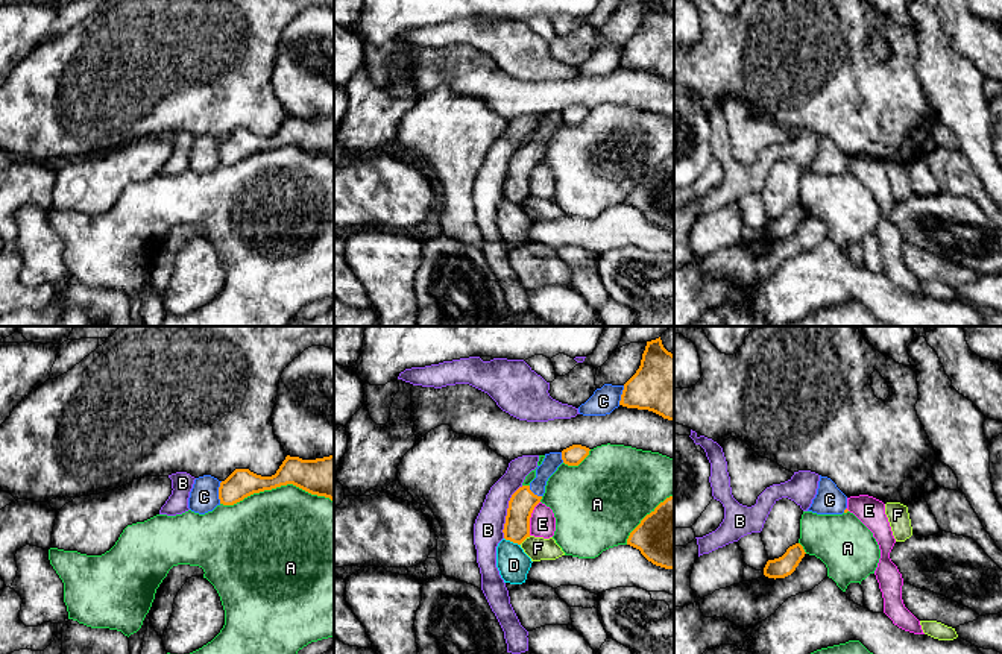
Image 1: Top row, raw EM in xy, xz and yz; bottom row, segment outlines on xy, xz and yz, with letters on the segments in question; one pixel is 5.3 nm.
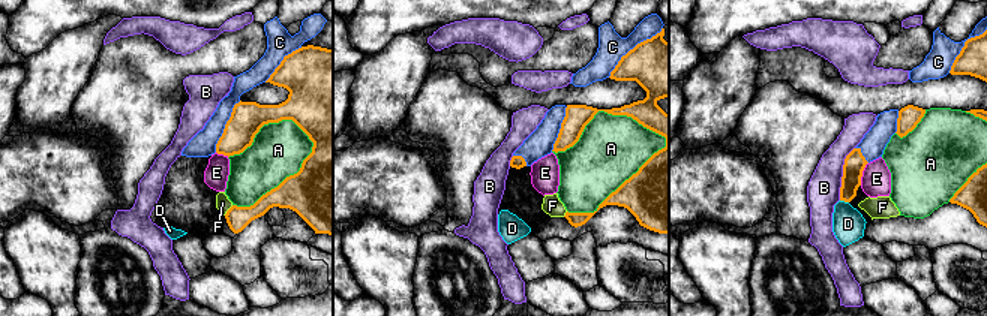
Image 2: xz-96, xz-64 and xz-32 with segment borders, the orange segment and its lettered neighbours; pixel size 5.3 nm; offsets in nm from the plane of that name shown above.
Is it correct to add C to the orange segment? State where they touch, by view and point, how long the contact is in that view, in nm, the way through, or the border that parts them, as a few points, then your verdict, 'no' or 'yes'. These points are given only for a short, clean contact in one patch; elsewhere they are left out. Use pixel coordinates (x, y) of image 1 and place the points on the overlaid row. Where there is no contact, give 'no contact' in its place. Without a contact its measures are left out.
meets orange in xy at (219, 492); contact 120 nm long; yes

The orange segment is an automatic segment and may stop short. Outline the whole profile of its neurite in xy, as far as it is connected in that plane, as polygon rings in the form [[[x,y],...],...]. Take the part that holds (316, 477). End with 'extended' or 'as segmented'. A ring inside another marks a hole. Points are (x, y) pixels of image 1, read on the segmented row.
[[[334,454],[316,460],[287,455],[272,476],[261,476],[249,469],[235,469],[225,481],[211,475],[199,476],[190,492],[188,508],[205,514],[220,504],[234,505],[254,493],[287,484],[334,502]]]; extended

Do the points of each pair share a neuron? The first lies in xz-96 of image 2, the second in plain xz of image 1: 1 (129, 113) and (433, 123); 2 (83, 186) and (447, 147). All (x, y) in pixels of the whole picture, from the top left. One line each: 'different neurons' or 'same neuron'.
1: same neuron
2: different neurons

